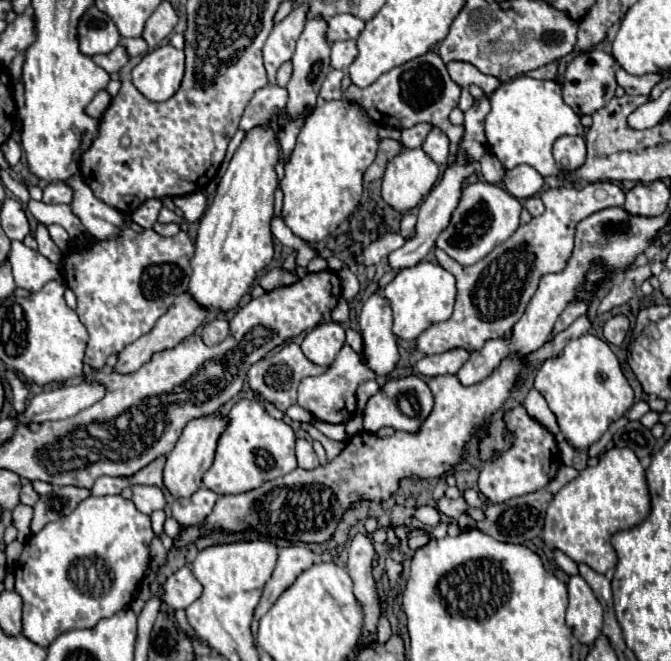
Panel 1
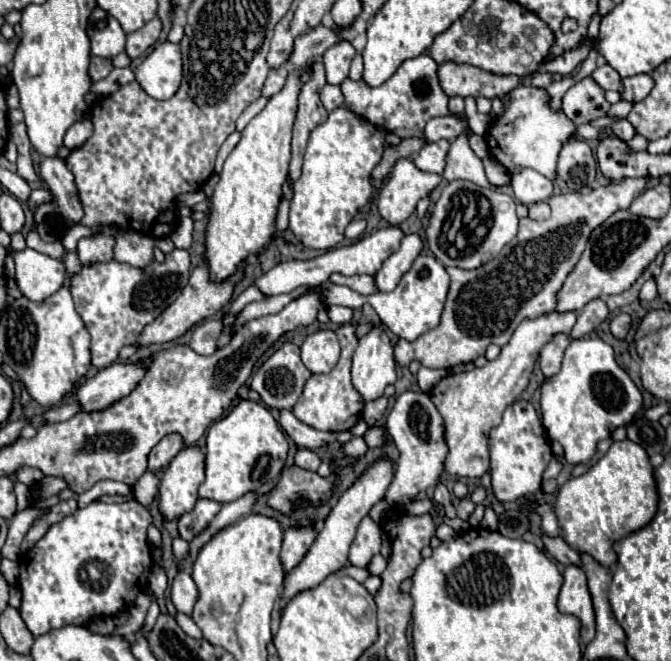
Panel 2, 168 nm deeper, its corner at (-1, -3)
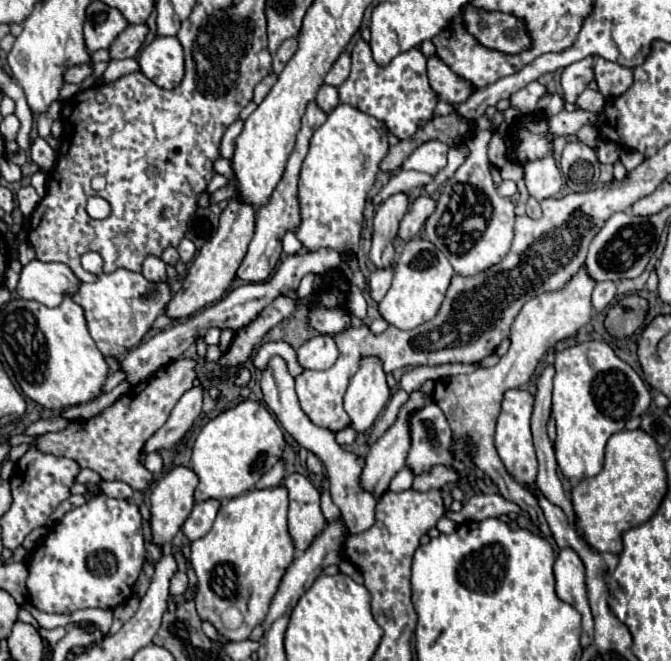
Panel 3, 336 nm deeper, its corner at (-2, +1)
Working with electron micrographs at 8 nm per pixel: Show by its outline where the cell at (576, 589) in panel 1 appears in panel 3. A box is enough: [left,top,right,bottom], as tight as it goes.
[554,549,594,645]

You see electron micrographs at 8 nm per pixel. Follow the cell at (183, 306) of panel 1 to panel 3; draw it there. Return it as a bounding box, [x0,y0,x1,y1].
[166,199,254,321]

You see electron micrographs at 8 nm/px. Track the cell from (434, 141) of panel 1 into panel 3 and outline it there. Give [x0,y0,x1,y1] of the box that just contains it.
[404,141,448,175]

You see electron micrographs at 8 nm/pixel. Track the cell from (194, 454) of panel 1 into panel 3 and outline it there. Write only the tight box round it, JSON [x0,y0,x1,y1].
[150,465,198,545]

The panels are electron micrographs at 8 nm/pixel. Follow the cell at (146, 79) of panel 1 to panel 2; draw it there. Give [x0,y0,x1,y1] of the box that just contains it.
[135,43,181,99]

